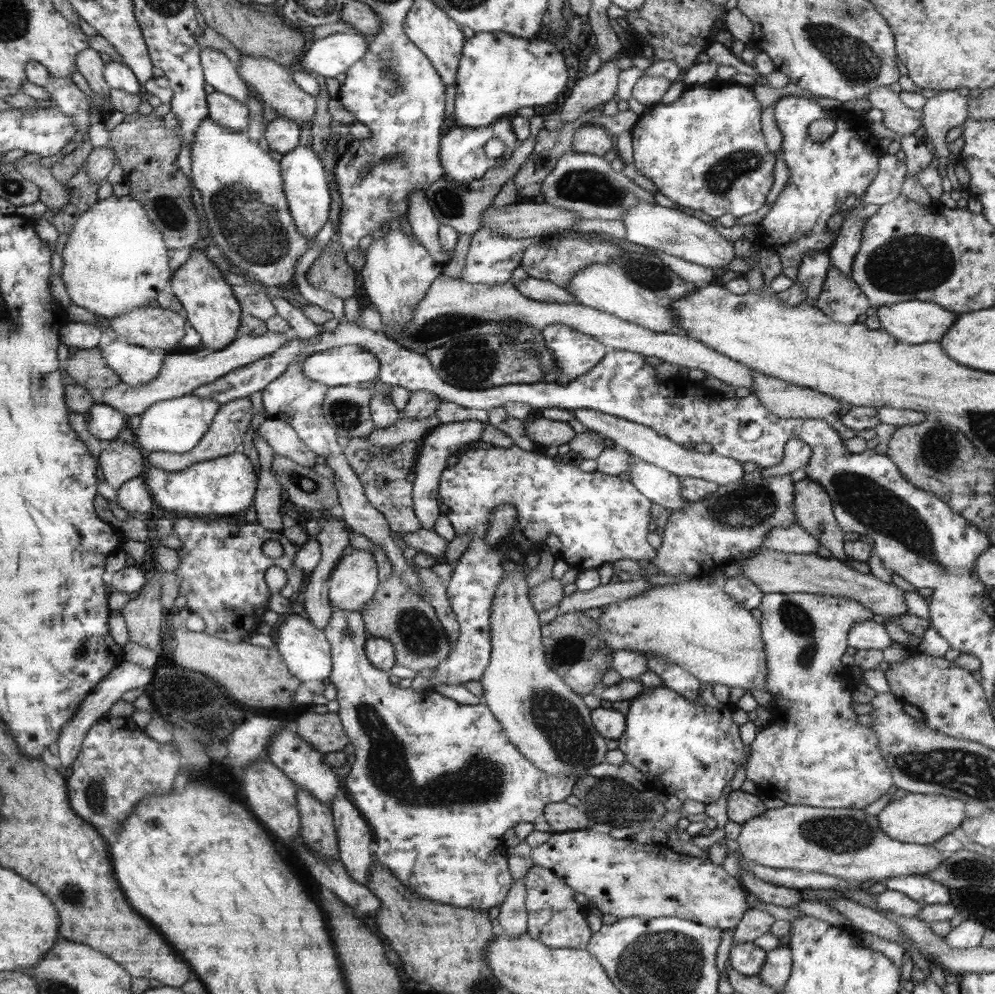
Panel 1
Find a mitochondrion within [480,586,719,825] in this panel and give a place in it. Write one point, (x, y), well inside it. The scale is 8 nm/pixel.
(571, 739)

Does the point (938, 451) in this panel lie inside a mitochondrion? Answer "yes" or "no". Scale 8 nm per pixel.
yes

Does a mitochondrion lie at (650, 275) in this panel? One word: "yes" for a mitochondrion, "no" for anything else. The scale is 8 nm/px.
yes

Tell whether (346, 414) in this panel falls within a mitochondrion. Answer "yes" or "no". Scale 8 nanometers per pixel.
yes

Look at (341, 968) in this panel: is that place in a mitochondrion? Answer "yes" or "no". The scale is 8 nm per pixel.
no

